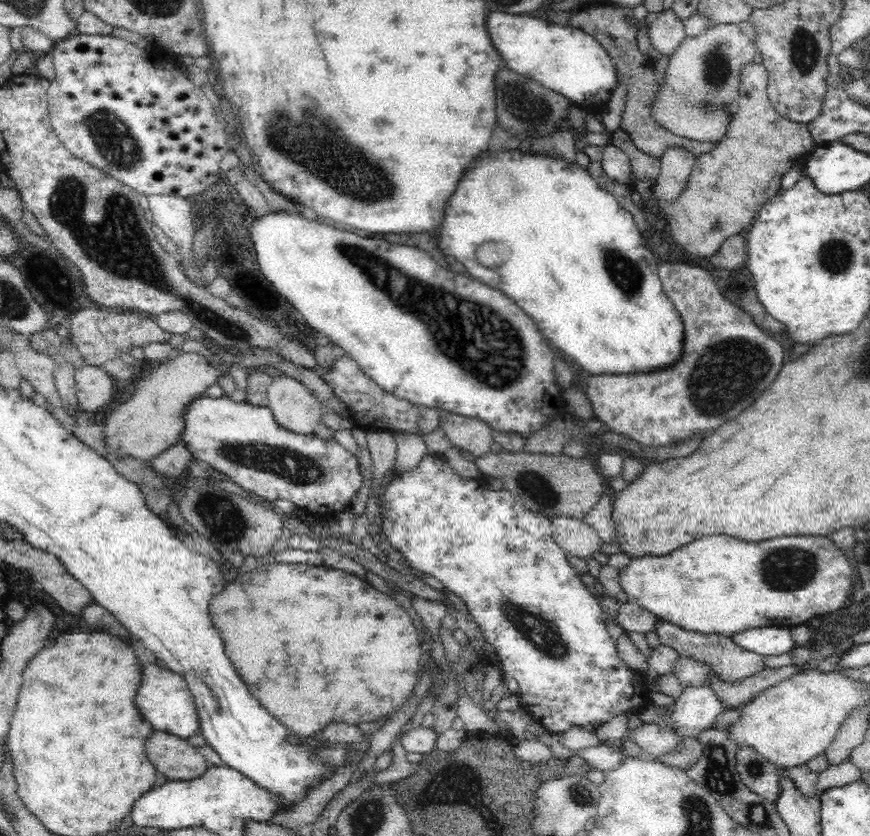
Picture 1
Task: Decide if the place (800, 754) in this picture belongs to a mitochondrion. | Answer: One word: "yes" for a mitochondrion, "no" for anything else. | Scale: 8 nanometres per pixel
no

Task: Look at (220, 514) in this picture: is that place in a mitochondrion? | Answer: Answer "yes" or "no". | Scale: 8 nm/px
yes

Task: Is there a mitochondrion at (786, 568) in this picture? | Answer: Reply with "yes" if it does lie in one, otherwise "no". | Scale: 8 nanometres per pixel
yes

